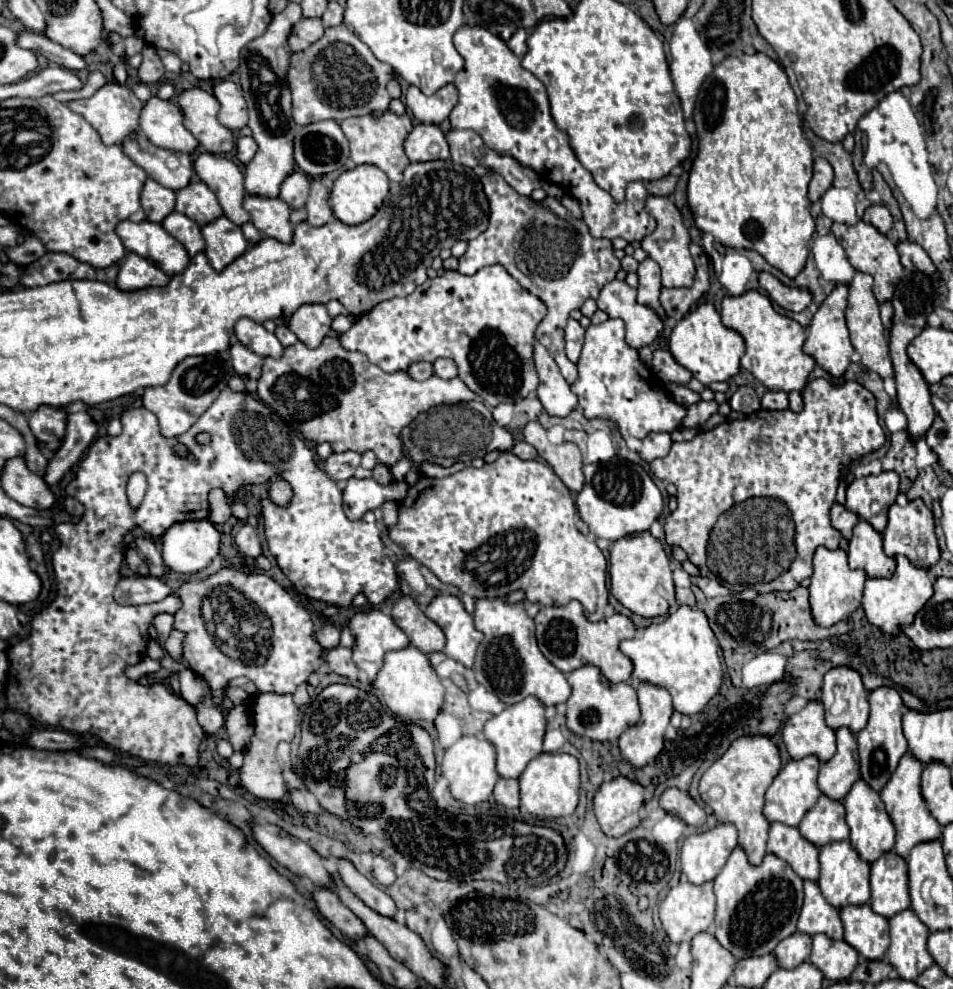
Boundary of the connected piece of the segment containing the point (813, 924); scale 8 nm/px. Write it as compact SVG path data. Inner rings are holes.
M805 882L805 902L797 922L797 932L801 934L825 934L831 940L843 938L843 926L839 920L839 910L833 908L821 894L815 882Z

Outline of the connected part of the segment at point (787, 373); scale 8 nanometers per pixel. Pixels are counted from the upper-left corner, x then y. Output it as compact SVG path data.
M745 292L741 296L725 296L721 306L721 320L727 328L733 328L745 340L745 356L741 368L749 370L763 386L781 392L803 392L815 360L803 352L805 330L799 322L781 316L773 310L773 304L761 292Z

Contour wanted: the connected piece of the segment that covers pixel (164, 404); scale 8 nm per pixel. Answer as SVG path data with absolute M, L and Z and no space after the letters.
M219 356L185 358L183 362L177 364L171 380L165 386L145 390L143 406L157 416L161 434L167 438L175 438L187 432L195 424L195 420L213 404L213 400L221 394L221 390L227 388L229 376L231 368Z

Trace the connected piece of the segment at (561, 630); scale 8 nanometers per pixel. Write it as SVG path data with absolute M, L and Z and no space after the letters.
M573 600L567 606L541 608L535 616L535 632L541 654L545 654L545 658L563 674L591 664L599 668L603 676L613 684L627 682L631 678L633 662L629 662L629 658L619 650L619 642L625 638L633 638L637 632L627 616L613 614L611 618L603 618L601 622L589 622L583 616L581 604Z

